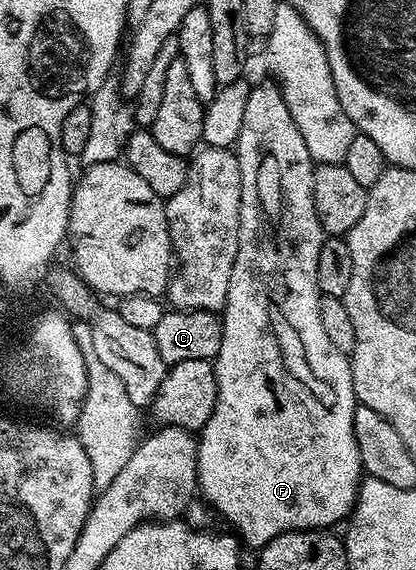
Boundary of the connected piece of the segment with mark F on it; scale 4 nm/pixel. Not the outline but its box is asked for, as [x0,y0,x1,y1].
[197,82,365,549]

